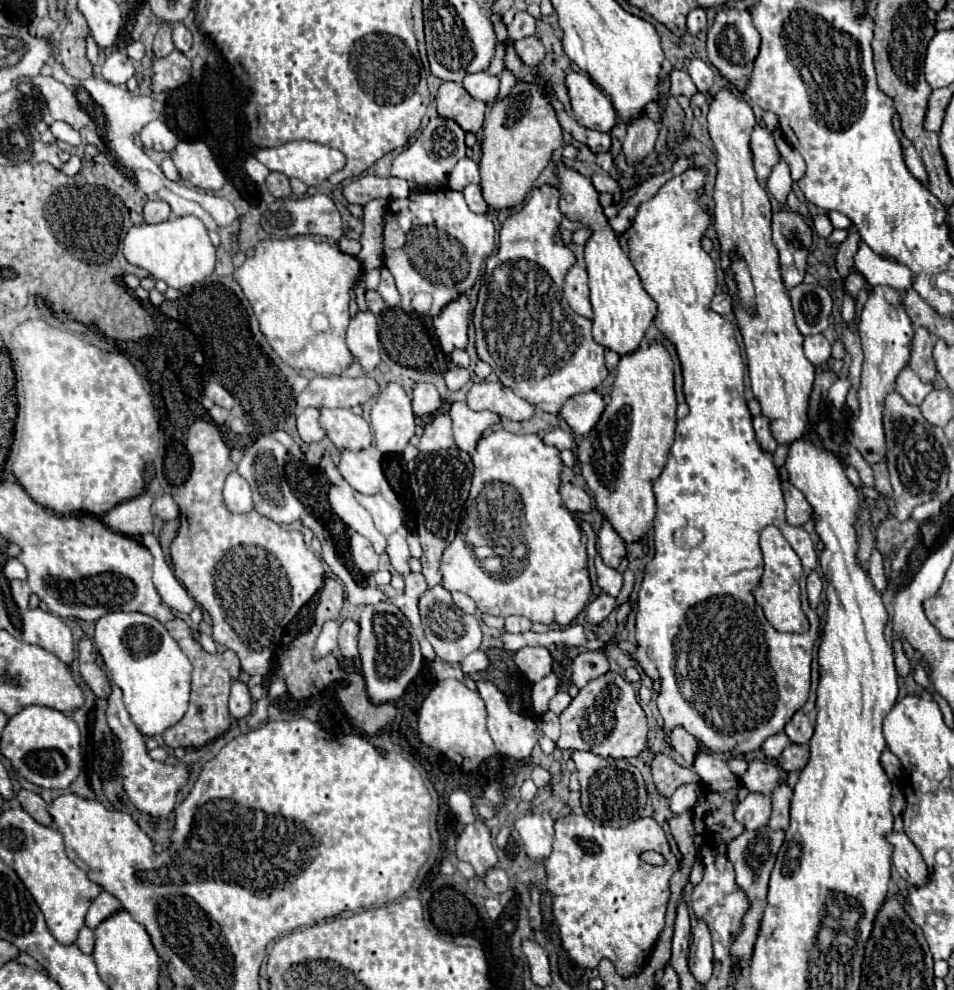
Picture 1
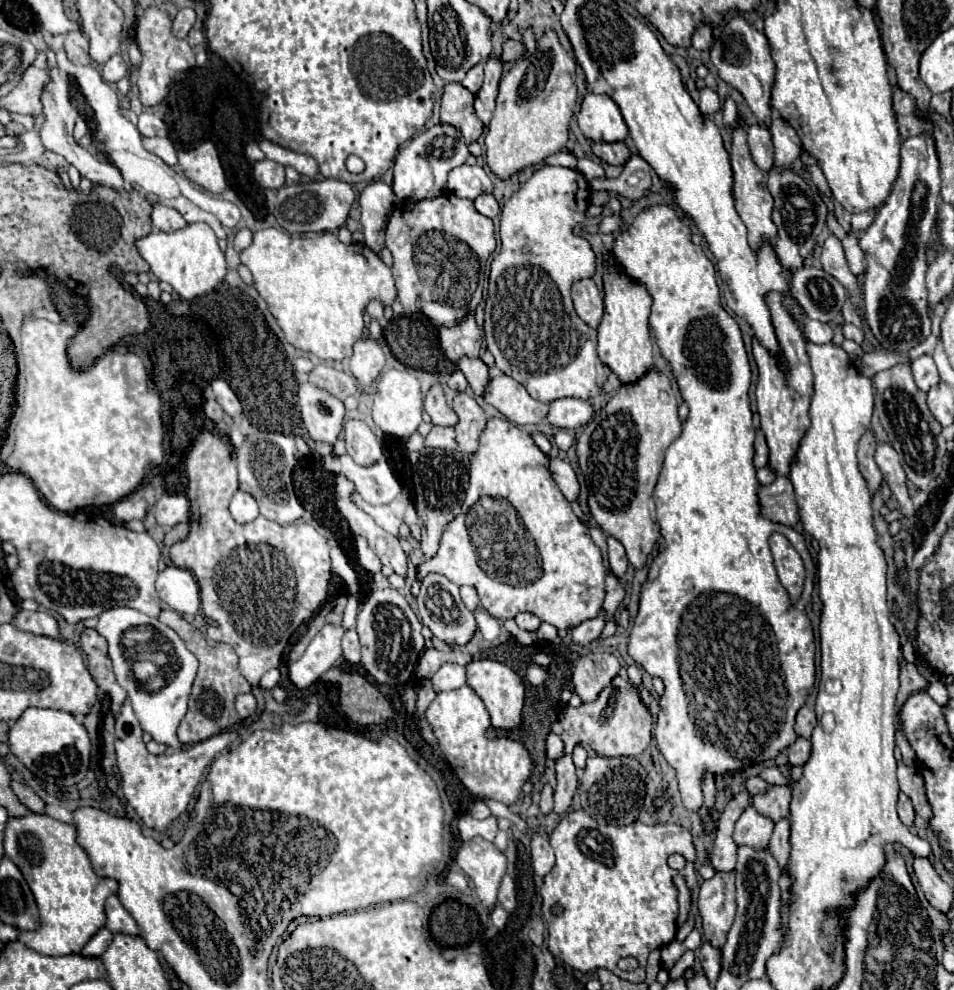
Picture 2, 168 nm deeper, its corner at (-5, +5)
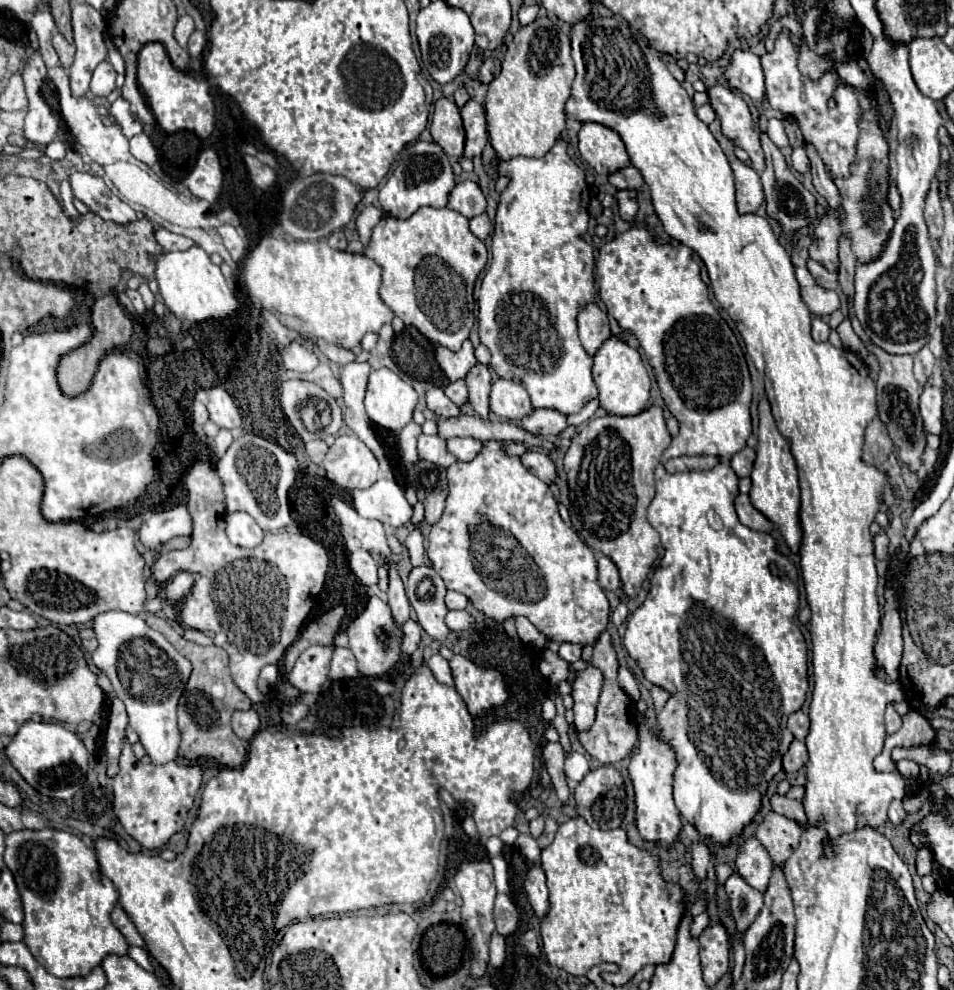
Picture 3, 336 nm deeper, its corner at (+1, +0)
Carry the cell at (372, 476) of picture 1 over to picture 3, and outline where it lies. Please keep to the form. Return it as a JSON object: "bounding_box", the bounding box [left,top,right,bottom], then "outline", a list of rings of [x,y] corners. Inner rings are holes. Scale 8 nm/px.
{"bounding_box":[352,480,412,526],"outline":[[[378,480],[370,488],[352,490],[354,508],[364,518],[374,518],[390,526],[408,526],[412,506],[404,498],[404,490],[394,480]]]}

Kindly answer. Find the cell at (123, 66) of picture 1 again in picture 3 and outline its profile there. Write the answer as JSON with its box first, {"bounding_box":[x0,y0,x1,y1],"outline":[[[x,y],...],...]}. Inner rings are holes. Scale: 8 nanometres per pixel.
{"bounding_box":[90,60,116,98],"outline":[[[106,60],[106,62],[102,62],[102,64],[94,70],[94,76],[92,76],[92,82],[90,82],[90,92],[92,92],[94,96],[106,98],[106,96],[114,90],[114,80],[116,80],[116,70],[114,70],[112,64]]]}

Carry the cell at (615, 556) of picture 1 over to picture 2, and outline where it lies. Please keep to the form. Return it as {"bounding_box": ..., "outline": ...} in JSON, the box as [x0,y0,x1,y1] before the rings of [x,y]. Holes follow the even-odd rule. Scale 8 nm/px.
{"bounding_box":[608,537,628,577],"outline":[[[608,537],[608,563],[610,563],[610,573],[616,577],[622,577],[628,569],[626,551],[624,551],[622,543],[616,541],[614,537]]]}

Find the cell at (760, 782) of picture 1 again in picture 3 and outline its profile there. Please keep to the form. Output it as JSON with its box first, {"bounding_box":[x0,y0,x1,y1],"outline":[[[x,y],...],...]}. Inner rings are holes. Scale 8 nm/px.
{"bounding_box":[756,812,802,866],"outline":[[[768,812],[756,828],[756,838],[766,846],[772,856],[772,862],[780,866],[798,848],[800,834],[802,826],[798,826],[798,822],[776,812]]]}

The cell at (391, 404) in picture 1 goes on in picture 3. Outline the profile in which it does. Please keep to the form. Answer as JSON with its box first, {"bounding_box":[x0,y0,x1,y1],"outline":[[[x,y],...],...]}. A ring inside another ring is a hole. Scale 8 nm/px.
{"bounding_box":[366,368,418,432],"outline":[[[378,368],[378,370],[372,370],[370,374],[370,380],[368,380],[368,390],[366,390],[366,412],[370,416],[370,420],[386,430],[392,430],[392,432],[400,432],[406,424],[412,422],[412,412],[414,412],[414,406],[418,402],[418,394],[416,390],[406,384],[398,374],[394,374],[392,370],[388,368]]]}

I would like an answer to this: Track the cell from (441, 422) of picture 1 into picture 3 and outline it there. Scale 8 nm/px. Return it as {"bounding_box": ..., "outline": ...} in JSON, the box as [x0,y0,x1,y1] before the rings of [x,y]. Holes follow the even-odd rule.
{"bounding_box":[418,434,456,468],"outline":[[[422,434],[418,438],[418,456],[424,460],[430,460],[442,468],[448,468],[450,464],[456,462],[456,458],[446,450],[446,442],[442,438],[426,436],[426,434]]]}

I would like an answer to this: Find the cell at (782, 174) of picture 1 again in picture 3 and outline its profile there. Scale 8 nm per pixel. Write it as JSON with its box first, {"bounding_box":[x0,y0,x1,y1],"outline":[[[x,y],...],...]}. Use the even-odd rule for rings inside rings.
{"bounding_box":[768,118,788,148],"outline":[[[770,118],[768,120],[768,136],[770,140],[778,146],[778,148],[786,148],[788,146],[788,136],[786,136],[786,130],[784,130],[784,122],[778,120],[778,118]]]}

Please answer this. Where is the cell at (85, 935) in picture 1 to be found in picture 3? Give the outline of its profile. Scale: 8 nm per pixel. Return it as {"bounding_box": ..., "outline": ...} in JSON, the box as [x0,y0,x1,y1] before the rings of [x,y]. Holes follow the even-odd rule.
{"bounding_box":[128,946,154,973],"outline":[[[129,946],[128,955],[134,961],[140,964],[142,968],[148,970],[149,972],[154,973],[154,968],[151,965],[149,954],[145,949],[137,946]]]}

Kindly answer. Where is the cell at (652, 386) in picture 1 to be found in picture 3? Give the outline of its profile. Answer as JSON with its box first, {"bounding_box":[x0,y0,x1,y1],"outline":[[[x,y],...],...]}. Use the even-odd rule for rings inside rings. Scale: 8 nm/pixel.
{"bounding_box":[564,406,670,596],"outline":[[[646,406],[636,416],[606,414],[592,418],[574,438],[564,456],[568,474],[572,526],[594,550],[606,554],[620,570],[622,588],[636,596],[650,566],[658,558],[660,536],[646,520],[646,508],[654,498],[654,468],[662,452],[670,446],[660,406]]]}

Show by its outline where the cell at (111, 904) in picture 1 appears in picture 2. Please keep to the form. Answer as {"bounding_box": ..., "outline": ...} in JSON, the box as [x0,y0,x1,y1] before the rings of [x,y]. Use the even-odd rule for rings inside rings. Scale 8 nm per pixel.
{"bounding_box":[106,895,140,935],"outline":[[[116,895],[108,897],[106,901],[106,927],[112,933],[124,933],[124,935],[140,935],[140,929],[132,915],[122,907],[120,899]]]}

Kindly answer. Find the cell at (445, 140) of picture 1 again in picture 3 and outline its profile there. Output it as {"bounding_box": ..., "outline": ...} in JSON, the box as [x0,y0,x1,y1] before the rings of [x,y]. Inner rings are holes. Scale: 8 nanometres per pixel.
{"bounding_box":[380,140,454,218],"outline":[[[418,140],[408,144],[398,158],[398,166],[380,188],[380,206],[388,216],[410,218],[420,206],[444,208],[448,192],[454,188],[454,172],[446,152],[436,142]]]}

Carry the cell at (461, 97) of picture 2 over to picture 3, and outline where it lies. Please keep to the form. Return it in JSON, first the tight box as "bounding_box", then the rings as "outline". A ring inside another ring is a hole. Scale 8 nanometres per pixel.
{"bounding_box":[430,98,466,160],"outline":[[[440,98],[434,104],[434,116],[430,124],[432,138],[446,150],[446,154],[458,160],[464,154],[464,140],[466,132],[462,126],[460,108],[452,98]]]}

